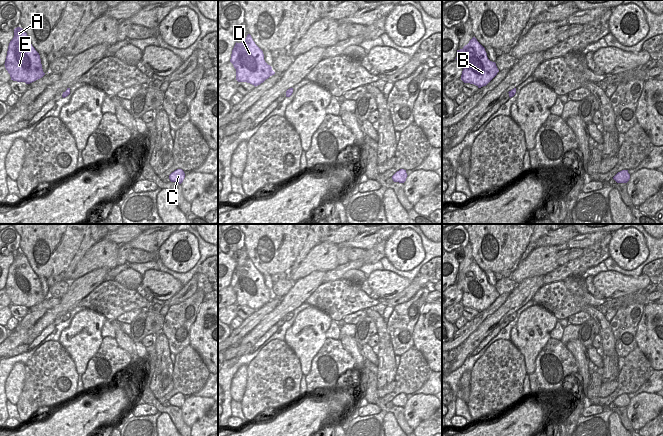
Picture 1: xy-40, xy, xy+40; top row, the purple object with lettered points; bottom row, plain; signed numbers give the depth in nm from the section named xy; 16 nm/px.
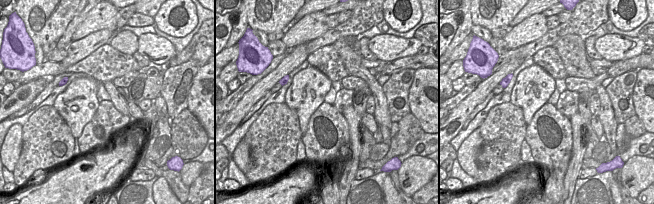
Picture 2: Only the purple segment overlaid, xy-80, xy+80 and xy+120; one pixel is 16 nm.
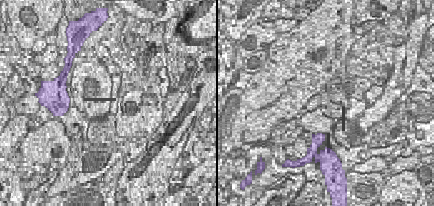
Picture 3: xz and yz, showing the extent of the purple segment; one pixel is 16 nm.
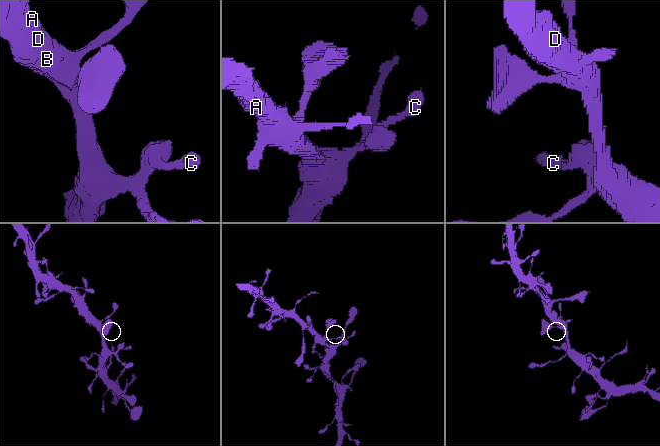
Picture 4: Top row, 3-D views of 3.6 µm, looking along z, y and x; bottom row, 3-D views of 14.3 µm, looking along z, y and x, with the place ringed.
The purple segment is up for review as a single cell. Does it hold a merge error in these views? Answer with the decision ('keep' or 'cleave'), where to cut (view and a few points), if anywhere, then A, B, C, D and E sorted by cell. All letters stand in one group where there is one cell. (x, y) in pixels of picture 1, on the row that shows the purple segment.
keep | no cut | A B C D E

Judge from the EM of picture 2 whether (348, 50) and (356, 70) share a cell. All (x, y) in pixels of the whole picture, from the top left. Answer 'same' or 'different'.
same

